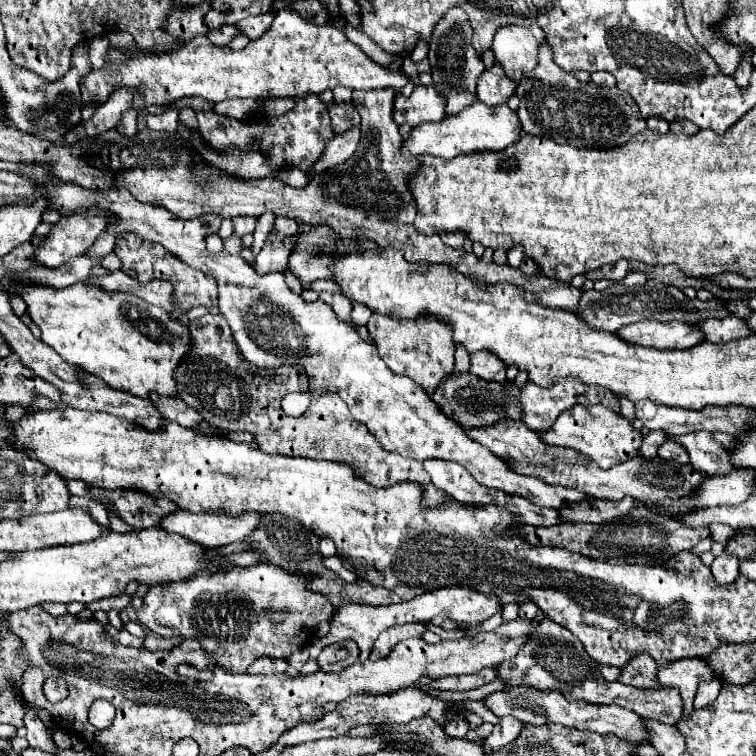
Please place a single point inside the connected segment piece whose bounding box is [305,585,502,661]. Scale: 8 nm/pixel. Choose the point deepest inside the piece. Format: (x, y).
(363, 623)

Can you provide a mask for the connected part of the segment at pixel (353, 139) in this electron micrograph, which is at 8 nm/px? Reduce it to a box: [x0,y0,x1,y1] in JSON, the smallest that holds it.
[308,129,360,177]

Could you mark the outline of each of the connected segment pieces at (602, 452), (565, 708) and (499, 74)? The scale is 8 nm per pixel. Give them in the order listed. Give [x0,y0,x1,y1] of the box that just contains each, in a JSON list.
[[538,405,642,469],[484,687,650,743],[476,65,516,105]]

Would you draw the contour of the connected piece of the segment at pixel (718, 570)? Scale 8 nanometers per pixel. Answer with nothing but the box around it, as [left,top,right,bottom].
[712,553,740,585]

